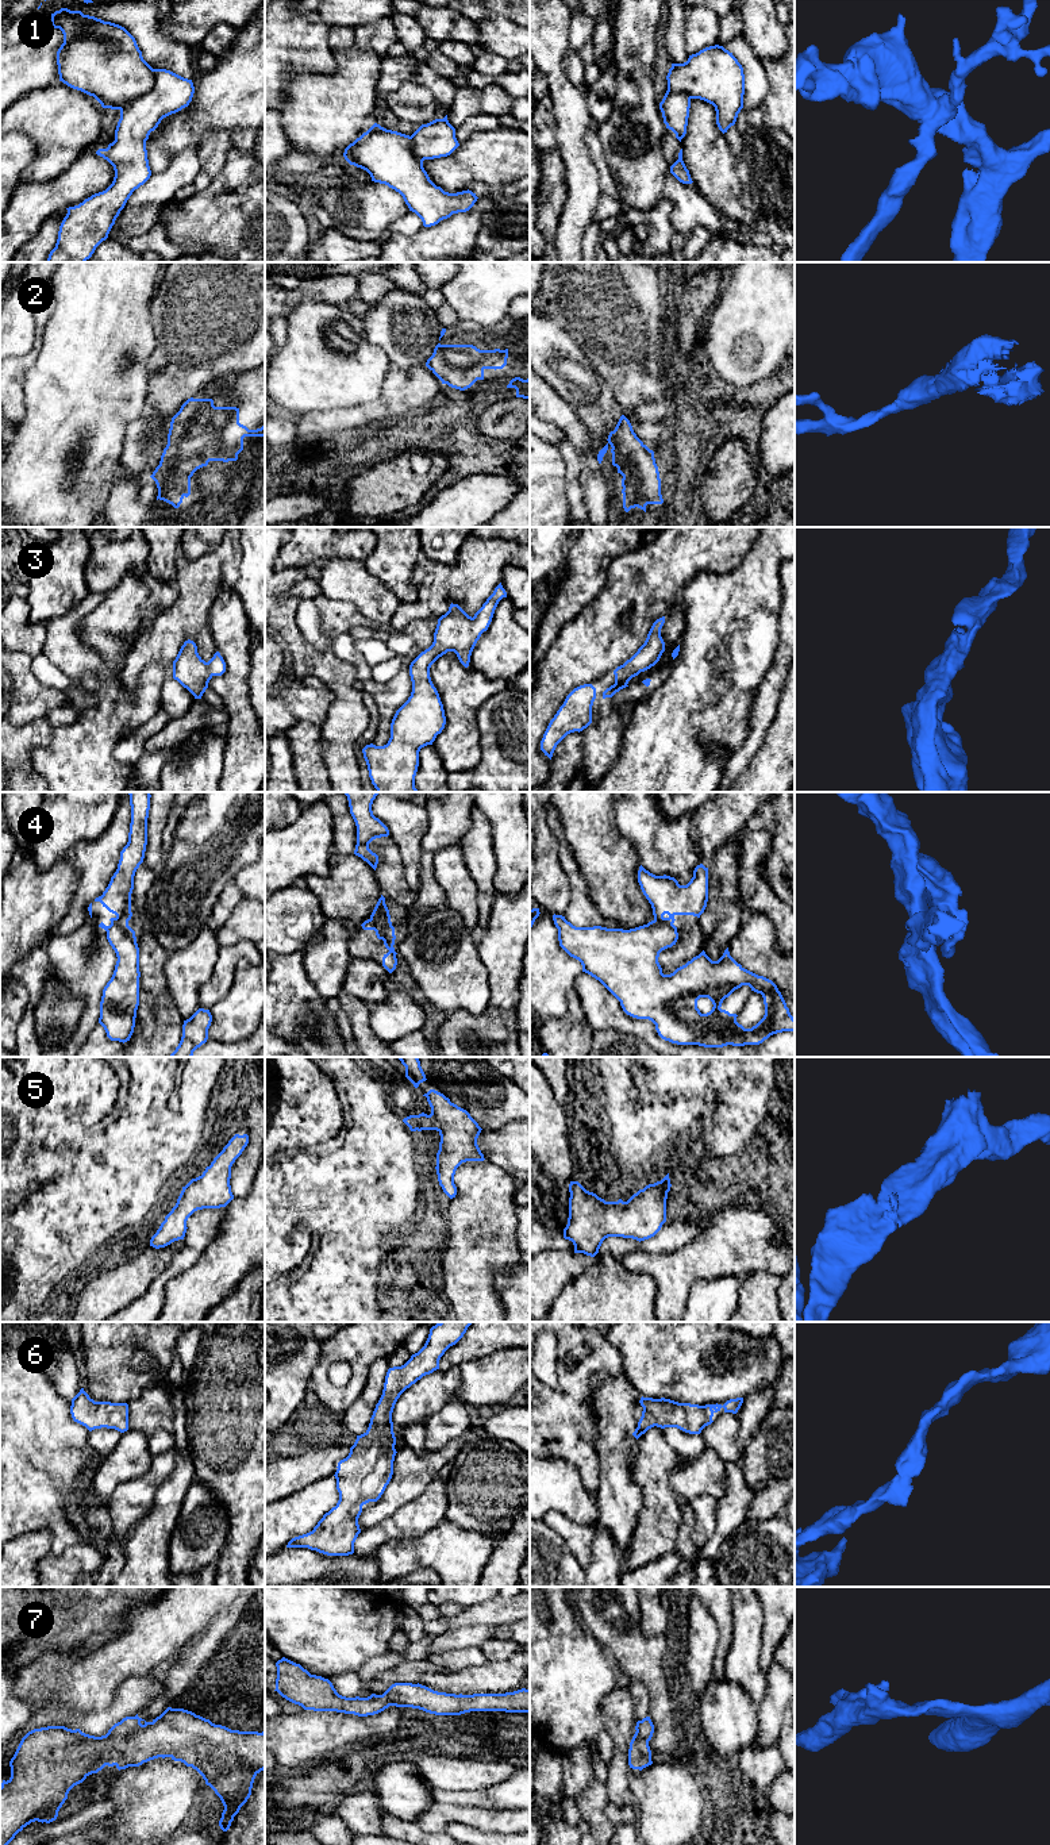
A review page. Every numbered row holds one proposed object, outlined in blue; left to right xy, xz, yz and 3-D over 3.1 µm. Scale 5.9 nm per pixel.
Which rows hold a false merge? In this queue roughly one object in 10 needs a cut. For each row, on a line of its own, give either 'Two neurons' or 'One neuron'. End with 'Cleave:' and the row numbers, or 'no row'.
1: Two neurons
2: One neuron
3: One neuron
4: Two neurons
5: One neuron
6: One neuron
7: One neuron
Cleave: 1, 4

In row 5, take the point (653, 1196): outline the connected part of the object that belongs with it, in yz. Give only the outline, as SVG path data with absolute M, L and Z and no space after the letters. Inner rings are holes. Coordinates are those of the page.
M669 1173L654 1184L646 1185L634 1194L627 1202L605 1202L596 1194L586 1191L578 1181L569 1184L569 1218L564 1229L564 1238L574 1245L574 1253L595 1257L603 1241L608 1237L632 1238L645 1241L654 1237L666 1222L666 1199L670 1191Z

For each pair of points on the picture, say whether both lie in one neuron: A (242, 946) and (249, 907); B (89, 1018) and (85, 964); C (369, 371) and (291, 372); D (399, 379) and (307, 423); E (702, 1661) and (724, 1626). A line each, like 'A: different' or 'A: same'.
A: different
B: same
C: same
D: same
E: different

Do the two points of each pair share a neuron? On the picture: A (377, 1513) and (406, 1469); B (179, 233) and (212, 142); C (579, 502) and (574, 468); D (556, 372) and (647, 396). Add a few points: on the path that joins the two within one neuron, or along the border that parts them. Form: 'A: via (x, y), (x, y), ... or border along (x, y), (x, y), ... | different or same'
A: via (388, 1502), (406, 1484), (406, 1480) | same
B: border along (230, 150), (223, 168), (211, 179) | different
C: via (576, 494), (574, 476) | same
D: border along (591, 361), (607, 381), (622, 414) | different

